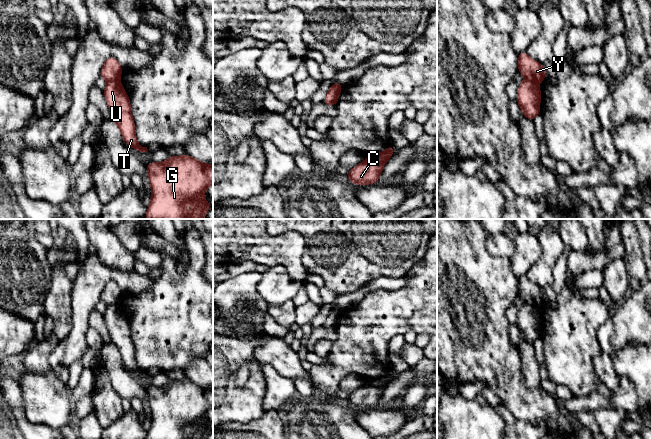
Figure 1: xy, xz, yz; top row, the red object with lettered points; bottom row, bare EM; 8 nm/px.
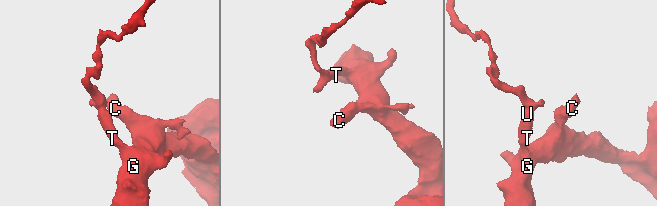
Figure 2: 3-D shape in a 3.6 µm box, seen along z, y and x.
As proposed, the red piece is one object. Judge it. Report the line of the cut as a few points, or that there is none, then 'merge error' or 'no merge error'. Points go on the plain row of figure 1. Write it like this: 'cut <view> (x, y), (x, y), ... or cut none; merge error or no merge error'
cut xy (118, 304), (109, 304), (107, 306); merge error

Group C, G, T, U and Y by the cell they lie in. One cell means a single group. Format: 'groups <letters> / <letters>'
groups C G T U / Y

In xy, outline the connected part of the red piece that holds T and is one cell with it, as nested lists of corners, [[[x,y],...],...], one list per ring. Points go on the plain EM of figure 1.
[[[109,305],[104,313],[111,342],[120,353],[124,365],[139,376],[147,376],[147,371],[140,370],[136,364],[135,347],[131,338],[131,329],[120,305]]]

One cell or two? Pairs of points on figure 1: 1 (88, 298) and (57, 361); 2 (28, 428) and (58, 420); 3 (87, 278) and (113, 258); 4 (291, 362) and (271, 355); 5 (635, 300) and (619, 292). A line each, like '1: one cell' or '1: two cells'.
1: one cell
2: two cells
3: two cells
4: one cell
5: two cells

